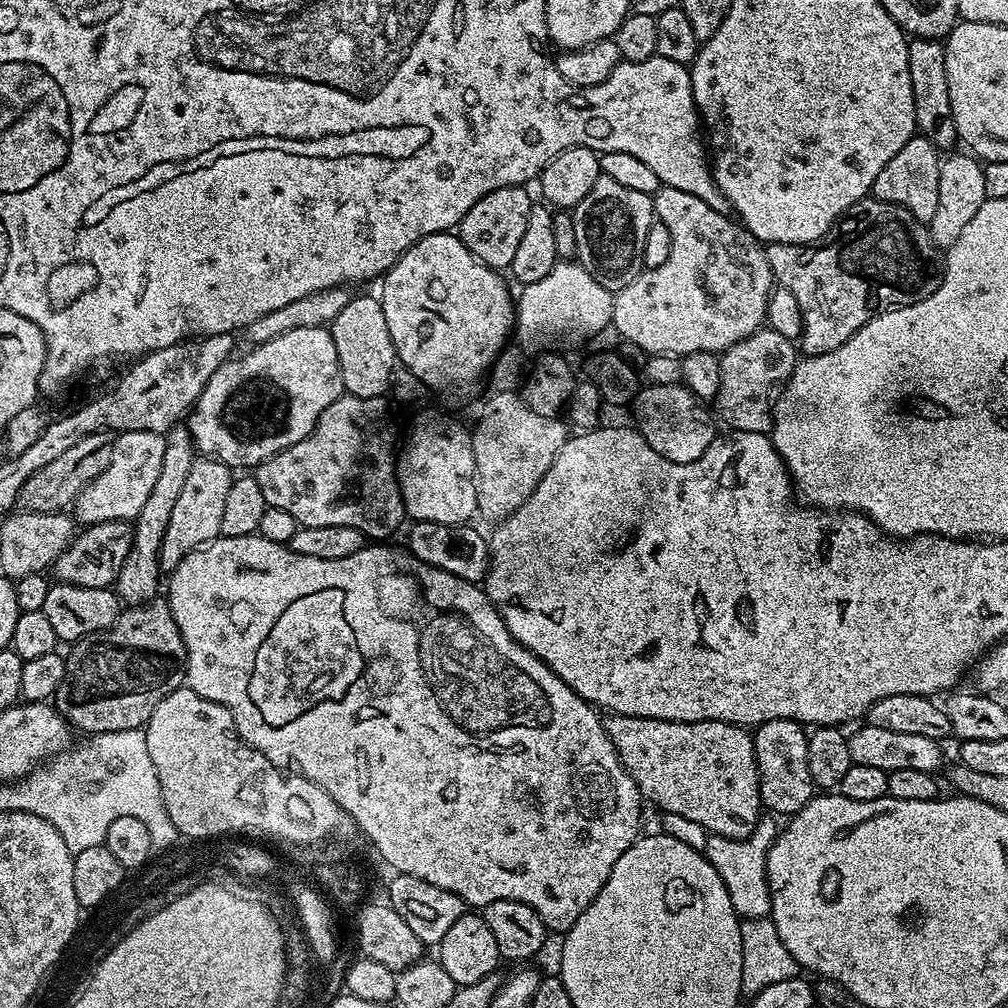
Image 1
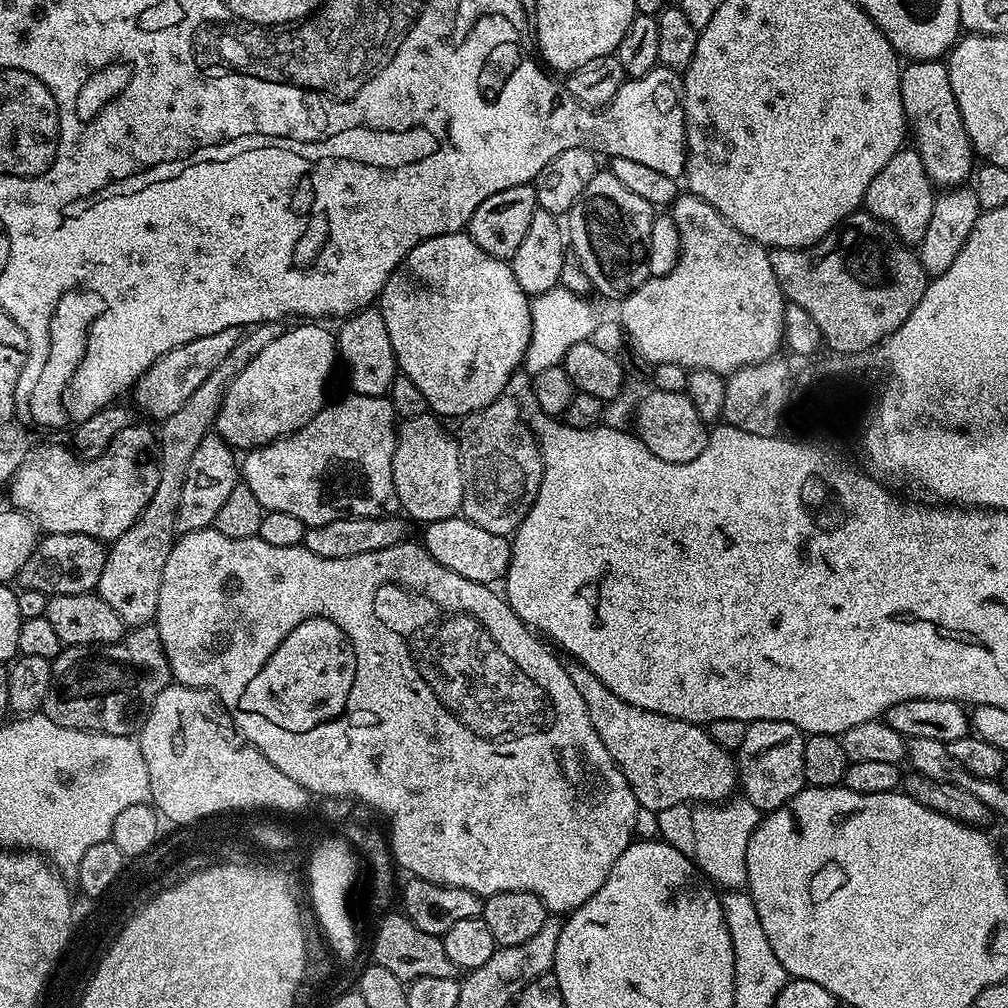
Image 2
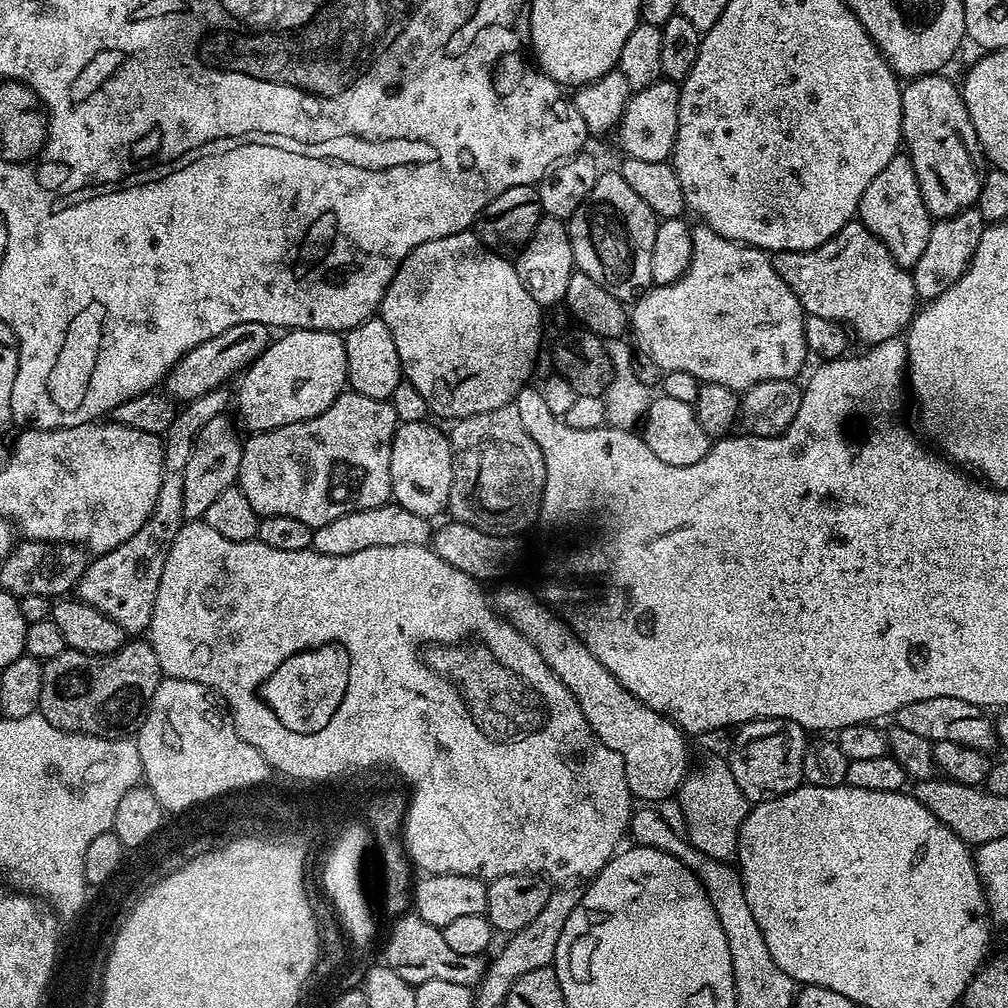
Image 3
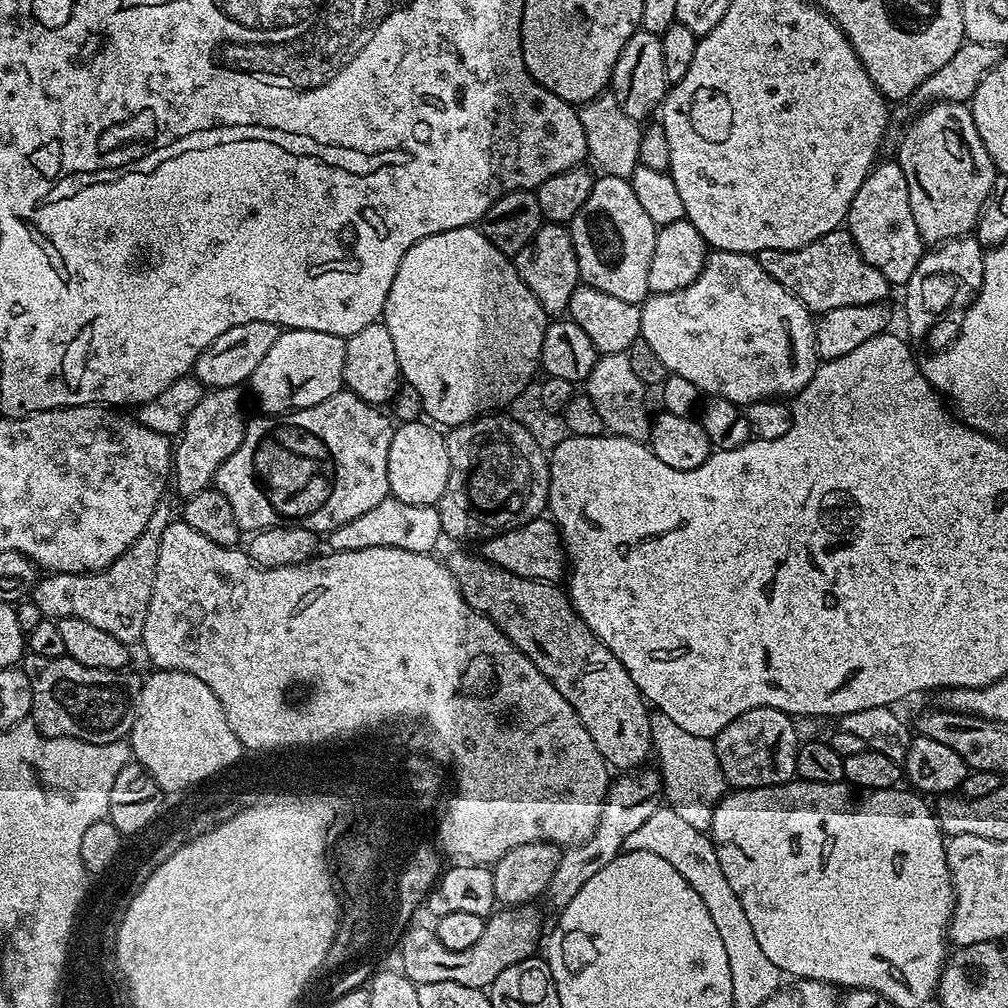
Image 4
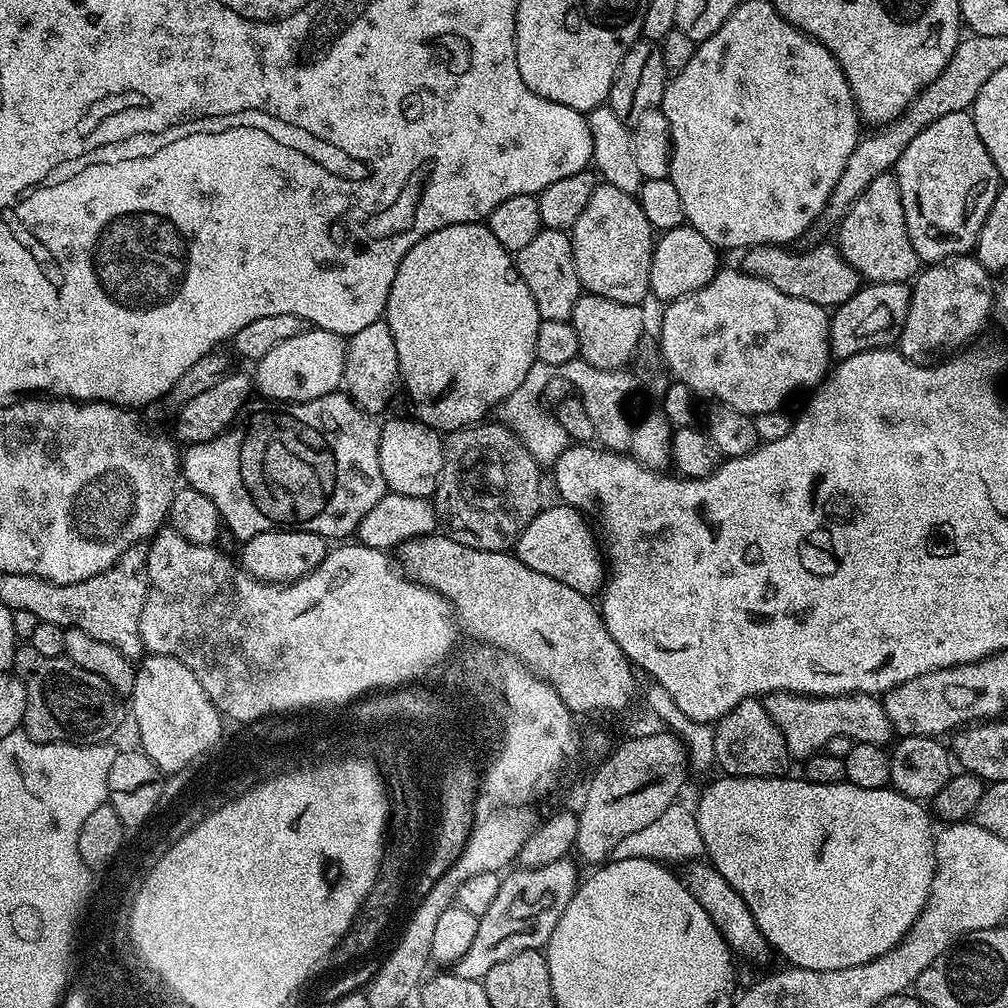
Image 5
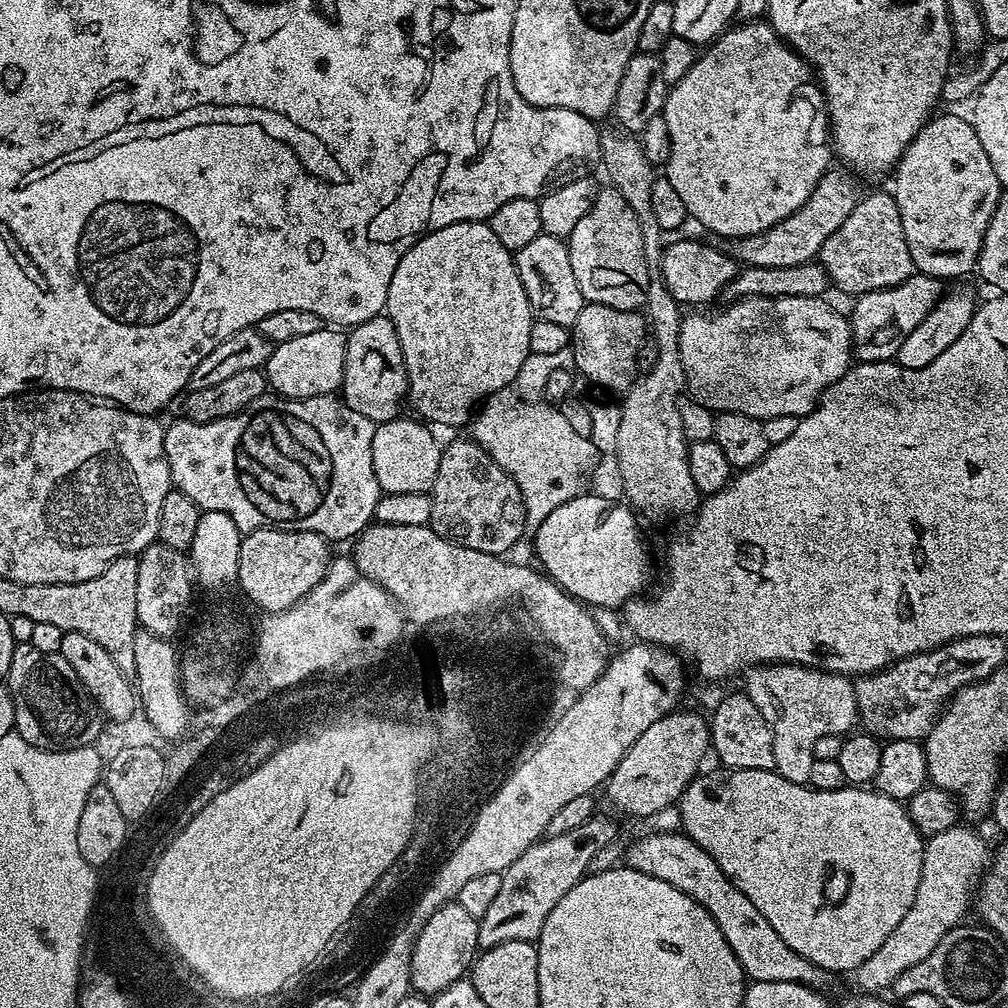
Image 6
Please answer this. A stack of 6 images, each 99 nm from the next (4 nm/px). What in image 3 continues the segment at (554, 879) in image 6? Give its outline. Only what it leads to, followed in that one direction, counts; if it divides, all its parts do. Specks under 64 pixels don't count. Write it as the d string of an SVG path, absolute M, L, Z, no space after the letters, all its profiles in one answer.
M405 914L393 924L396 925L388 936L388 945L384 948L382 960L390 966L390 970L394 970L394 974L398 974L398 978L406 978L406 982L413 986L431 980L458 982L469 986L479 985L486 967L484 956L454 954L447 951L443 931L430 926L430 922L422 922L422 918L415 914Z

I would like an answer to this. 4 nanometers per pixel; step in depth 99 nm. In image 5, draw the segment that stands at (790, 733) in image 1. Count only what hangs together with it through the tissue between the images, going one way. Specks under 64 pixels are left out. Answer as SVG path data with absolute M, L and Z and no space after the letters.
M759 699L744 700L734 710L730 710L714 728L714 764L725 776L749 776L766 778L783 776L789 771L788 747L782 730L770 718Z

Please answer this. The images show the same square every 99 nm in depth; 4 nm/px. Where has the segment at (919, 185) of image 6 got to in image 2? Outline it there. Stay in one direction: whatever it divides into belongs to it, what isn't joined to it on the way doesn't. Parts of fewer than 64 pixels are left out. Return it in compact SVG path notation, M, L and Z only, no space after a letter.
M918 60L903 65L900 74L900 89L904 103L904 117L910 125L910 132L916 135L914 147L926 166L926 174L933 185L947 190L965 183L973 175L974 153L972 143L966 134L954 90L950 86L947 63L940 60Z

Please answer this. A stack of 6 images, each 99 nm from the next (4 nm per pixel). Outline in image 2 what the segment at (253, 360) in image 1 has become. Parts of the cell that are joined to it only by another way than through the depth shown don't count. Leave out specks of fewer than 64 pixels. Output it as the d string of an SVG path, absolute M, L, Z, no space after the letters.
M304 322L301 328L289 327L282 338L270 342L258 358L234 378L226 398L222 402L220 412L216 416L215 431L223 437L234 450L251 450L269 444L271 440L281 440L284 436L297 432L302 426L309 424L326 403L324 395L328 392L328 379L332 376L332 367L338 364L338 340L324 328L319 328L319 323Z

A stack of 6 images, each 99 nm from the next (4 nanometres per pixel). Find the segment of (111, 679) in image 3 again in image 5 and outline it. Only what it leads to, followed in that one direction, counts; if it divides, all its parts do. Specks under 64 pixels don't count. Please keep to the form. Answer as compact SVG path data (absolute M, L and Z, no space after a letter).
M30 642L19 645L12 663L14 675L26 688L22 731L39 744L102 744L116 732L116 692L96 672L82 670L67 656L46 658Z

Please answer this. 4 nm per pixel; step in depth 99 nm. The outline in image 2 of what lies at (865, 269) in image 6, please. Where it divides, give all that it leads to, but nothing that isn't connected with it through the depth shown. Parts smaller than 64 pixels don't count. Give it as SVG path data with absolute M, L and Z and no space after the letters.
M905 146L878 170L878 178L870 182L870 190L866 190L863 207L871 216L891 226L900 239L909 246L918 246L926 234L926 226L930 226L932 211L936 208L934 185L926 174L926 166L922 162L915 147Z

